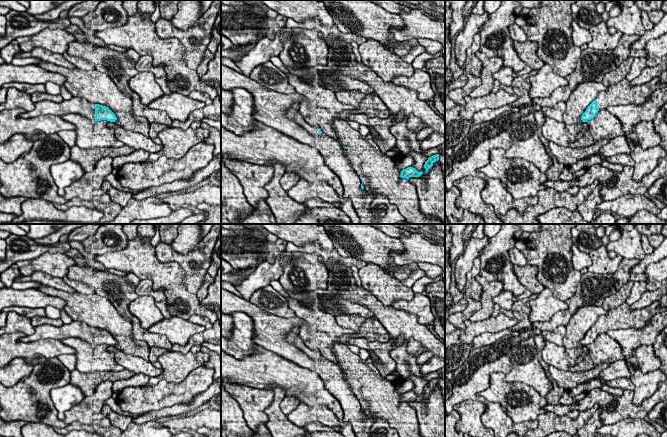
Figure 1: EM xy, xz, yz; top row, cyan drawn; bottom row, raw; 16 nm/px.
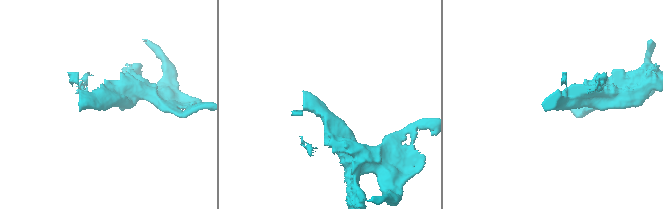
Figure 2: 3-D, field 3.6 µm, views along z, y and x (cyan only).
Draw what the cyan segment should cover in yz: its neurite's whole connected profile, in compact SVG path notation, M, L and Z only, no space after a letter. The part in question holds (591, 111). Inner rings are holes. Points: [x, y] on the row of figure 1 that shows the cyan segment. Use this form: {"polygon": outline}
{"polygon": "M634 57L630 72L626 75L626 78L607 87L606 91L600 91L596 99L582 114L582 122L593 119L599 110L605 110L610 106L641 105L654 91L667 86L667 83L659 82L660 77L655 77L642 85L631 86L629 82L639 76L645 67L647 67L646 58Z"}

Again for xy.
{"polygon": "M72 97L70 100L63 100L56 103L48 100L35 103L32 111L27 111L19 115L20 118L34 118L43 114L62 116L70 113L85 116L92 121L107 120L115 122L117 117L106 106L95 104L82 97Z"}

